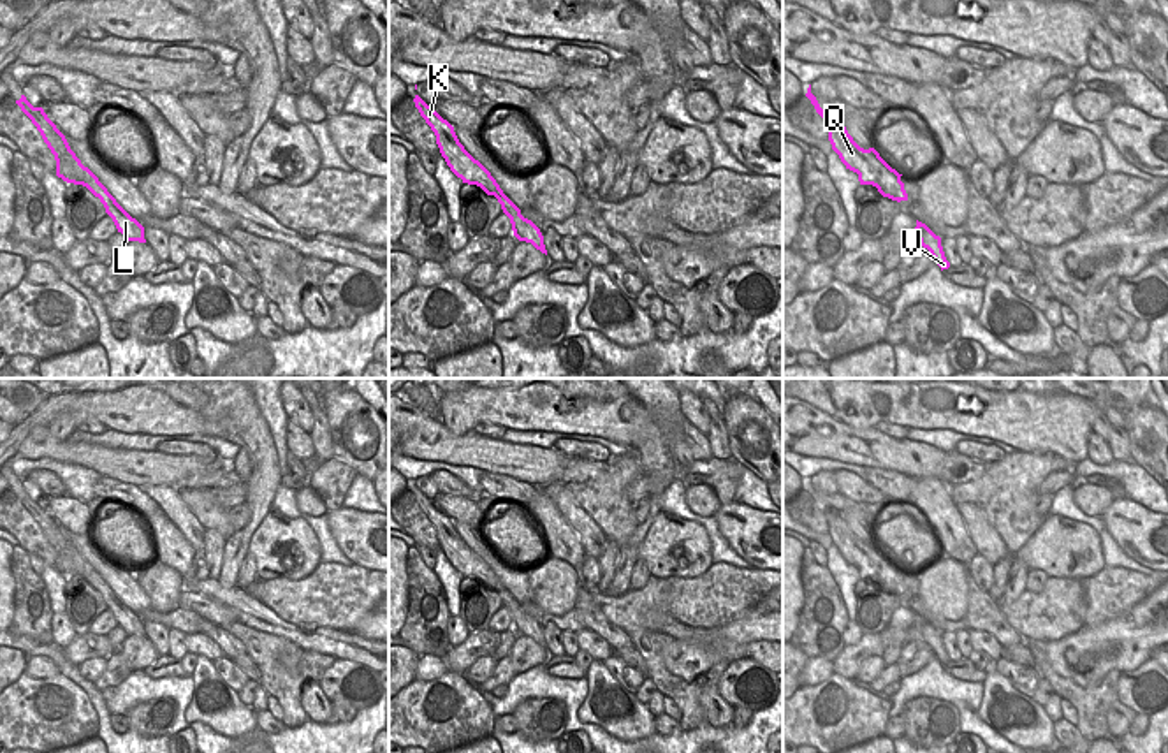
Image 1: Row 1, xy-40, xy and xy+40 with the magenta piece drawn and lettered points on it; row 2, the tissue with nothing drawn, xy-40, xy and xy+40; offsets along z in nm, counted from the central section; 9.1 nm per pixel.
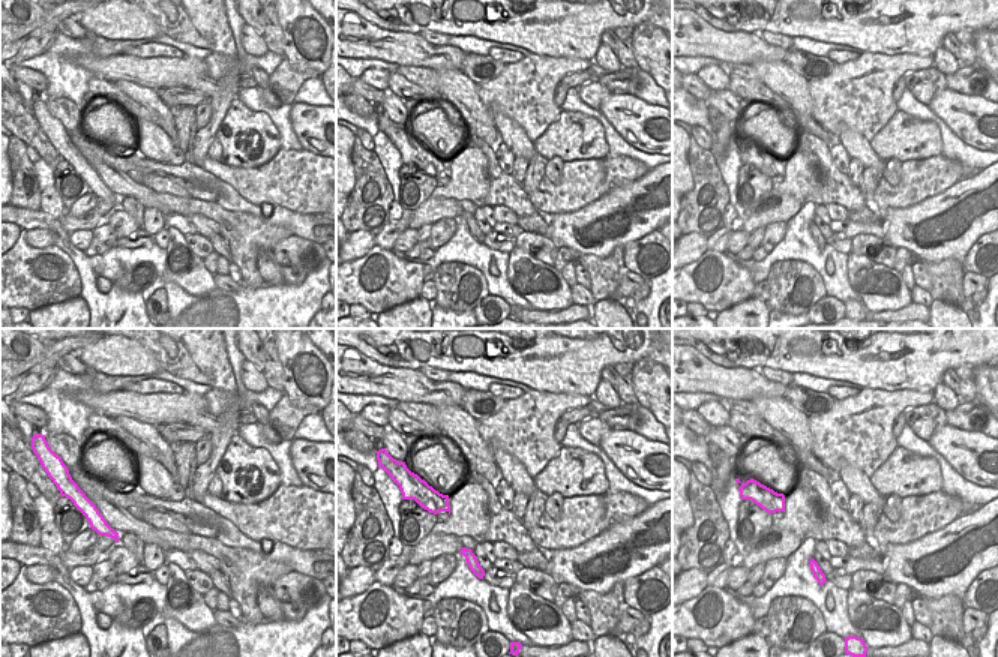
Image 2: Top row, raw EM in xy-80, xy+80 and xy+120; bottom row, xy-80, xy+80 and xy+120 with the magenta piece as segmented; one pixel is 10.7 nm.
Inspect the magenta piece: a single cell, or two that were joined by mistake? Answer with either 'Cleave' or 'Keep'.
Cleave

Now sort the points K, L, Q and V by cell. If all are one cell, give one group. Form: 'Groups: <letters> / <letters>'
Groups: K Q / L V

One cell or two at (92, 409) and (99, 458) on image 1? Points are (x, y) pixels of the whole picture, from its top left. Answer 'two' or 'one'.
two

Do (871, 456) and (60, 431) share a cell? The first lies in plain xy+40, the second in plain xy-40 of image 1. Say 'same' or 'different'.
different

